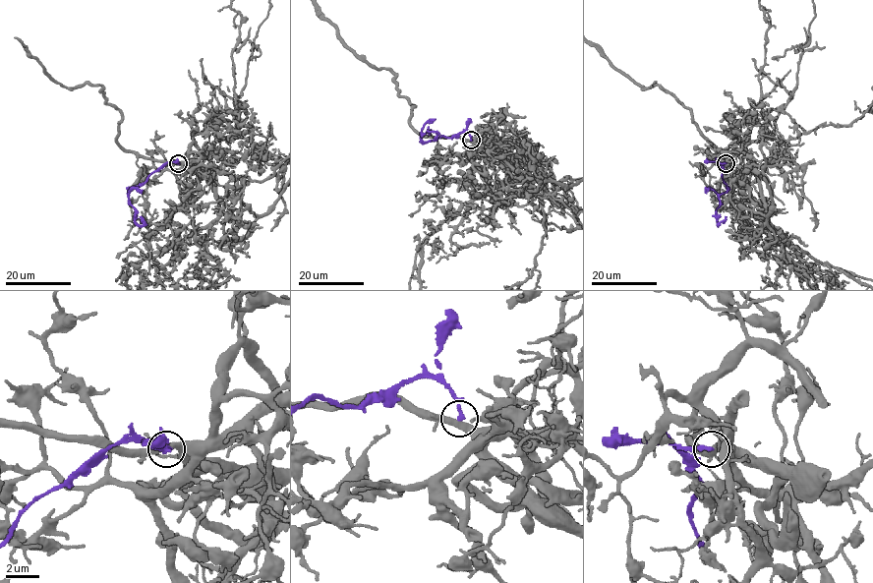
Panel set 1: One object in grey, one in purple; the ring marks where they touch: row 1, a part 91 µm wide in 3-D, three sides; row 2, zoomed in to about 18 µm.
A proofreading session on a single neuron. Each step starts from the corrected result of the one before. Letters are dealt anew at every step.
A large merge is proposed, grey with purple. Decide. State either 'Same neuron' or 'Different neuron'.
Different neuron

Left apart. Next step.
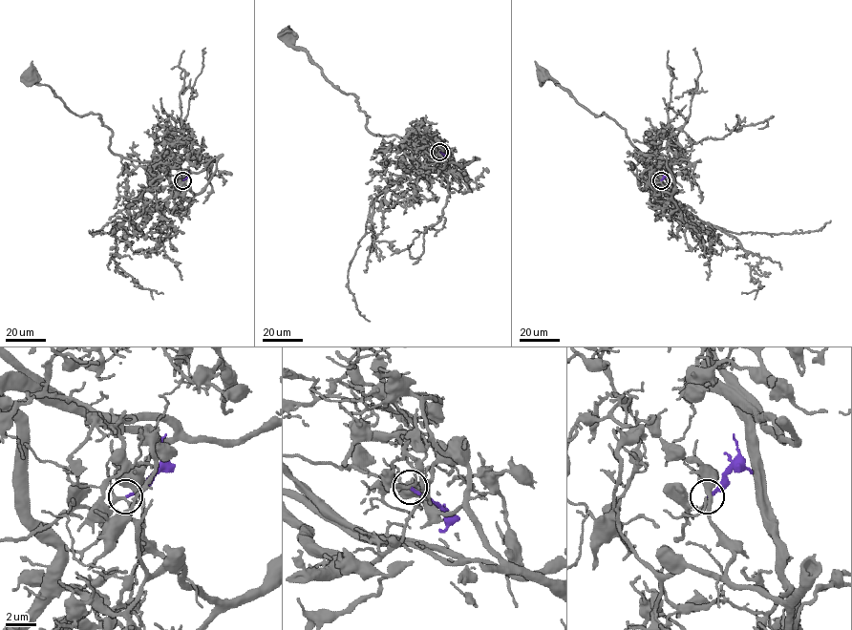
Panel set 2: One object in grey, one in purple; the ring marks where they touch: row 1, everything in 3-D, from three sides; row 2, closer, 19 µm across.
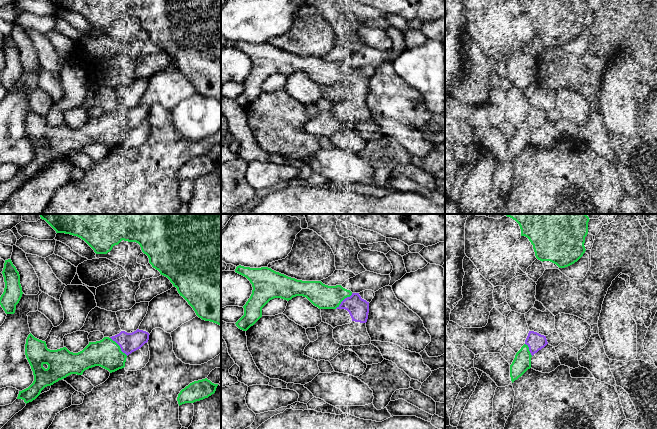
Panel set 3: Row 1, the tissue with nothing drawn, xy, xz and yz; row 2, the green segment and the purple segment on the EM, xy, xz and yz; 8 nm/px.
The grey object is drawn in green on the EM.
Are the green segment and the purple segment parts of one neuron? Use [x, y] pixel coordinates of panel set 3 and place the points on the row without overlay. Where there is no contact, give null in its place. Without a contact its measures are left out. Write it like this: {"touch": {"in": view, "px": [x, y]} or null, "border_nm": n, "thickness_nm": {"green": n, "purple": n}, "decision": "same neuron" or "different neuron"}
{"touch": {"in": "xy", "px": [119, 123]}, "border_nm": 200, "thickness_nm": {"green": 240, "purple": 160}, "decision": "same neuron"}

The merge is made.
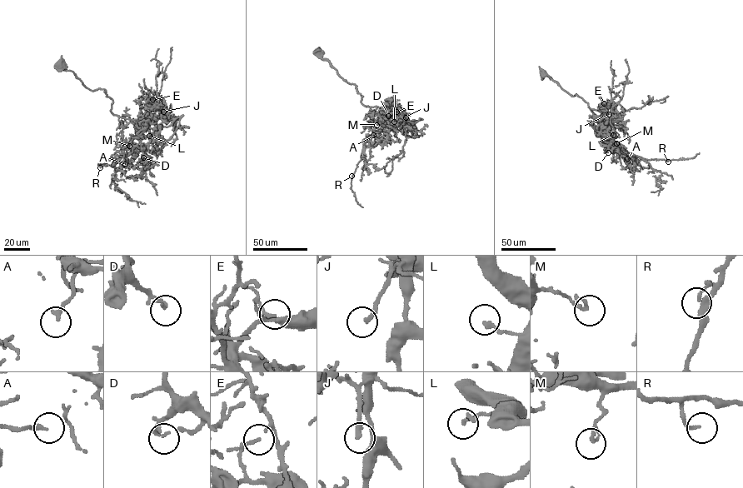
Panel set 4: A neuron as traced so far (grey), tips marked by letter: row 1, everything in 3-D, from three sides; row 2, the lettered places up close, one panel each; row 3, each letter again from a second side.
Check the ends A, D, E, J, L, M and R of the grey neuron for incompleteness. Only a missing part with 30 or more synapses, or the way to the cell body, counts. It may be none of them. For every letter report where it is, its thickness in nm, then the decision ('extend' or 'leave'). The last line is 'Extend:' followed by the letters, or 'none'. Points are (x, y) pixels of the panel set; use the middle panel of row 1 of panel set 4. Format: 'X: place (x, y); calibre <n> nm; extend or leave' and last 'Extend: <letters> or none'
A: place (373, 135); calibre 180 nm; leave
D: place (388, 116); calibre 140 nm; leave
E: place (396, 112); calibre 140 nm; leave
J: place (406, 117); calibre 200 nm; extend
L: place (394, 122); calibre 170 nm; leave
M: place (376, 125); calibre 180 nm; leave
R: place (351, 176); calibre 110 nm; leave
Extend: J

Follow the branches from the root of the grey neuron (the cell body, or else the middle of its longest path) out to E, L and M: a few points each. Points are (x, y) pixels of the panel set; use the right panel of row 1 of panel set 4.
E: (543, 74), (571, 96), (580, 97), (599, 121), (606, 113), (606, 104), (604, 103)
L: (543, 74), (571, 96), (577, 95), (586, 102), (599, 121), (610, 126), (613, 135)
M: (543, 74), (571, 96), (577, 95), (586, 102), (616, 143)

